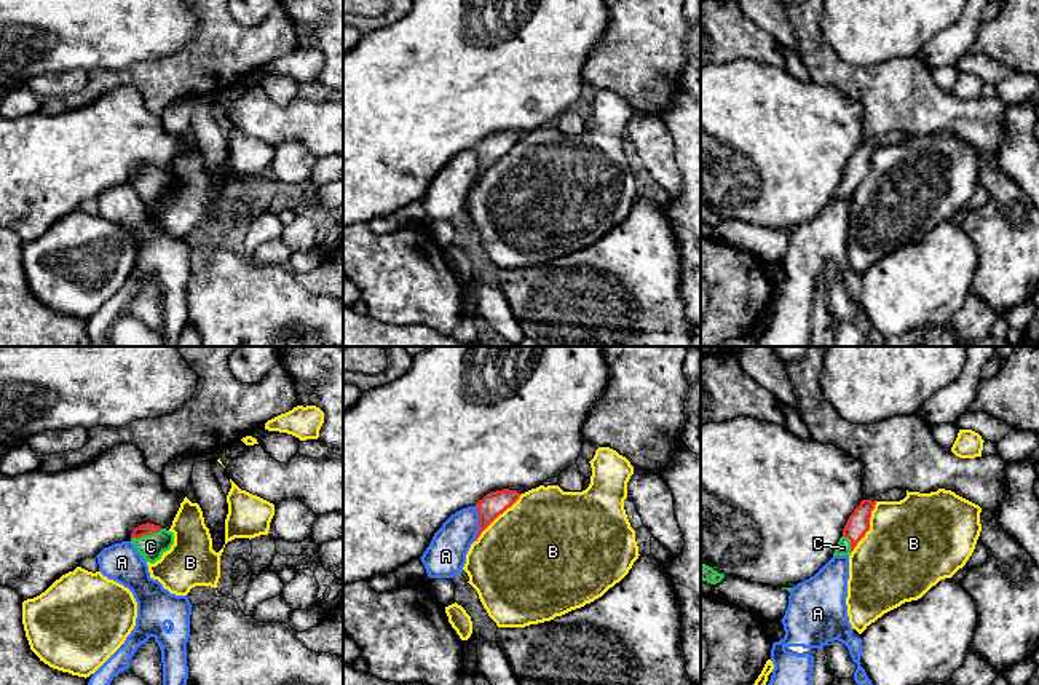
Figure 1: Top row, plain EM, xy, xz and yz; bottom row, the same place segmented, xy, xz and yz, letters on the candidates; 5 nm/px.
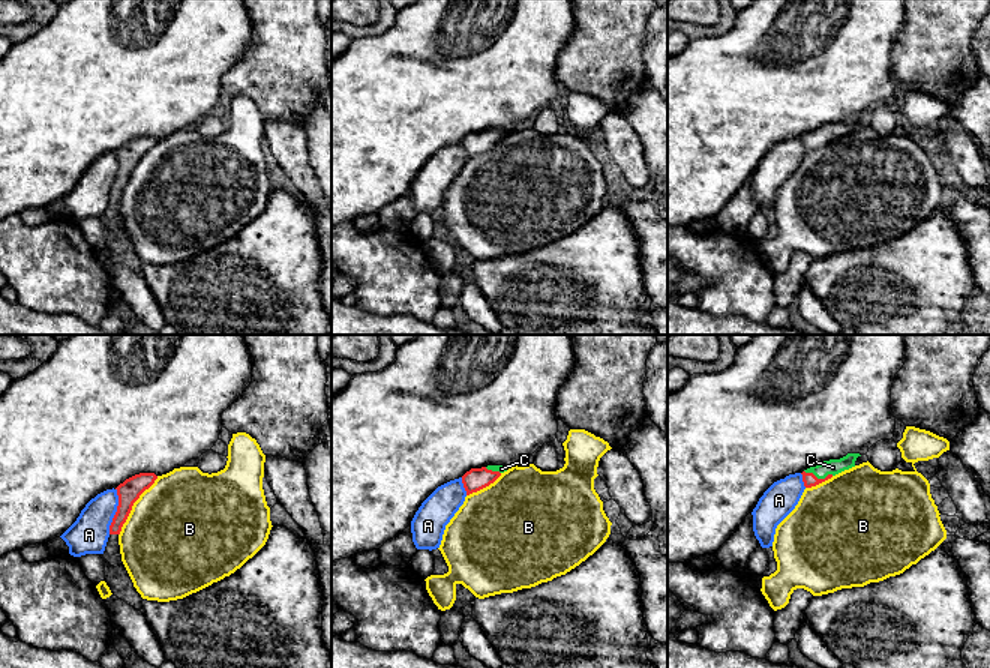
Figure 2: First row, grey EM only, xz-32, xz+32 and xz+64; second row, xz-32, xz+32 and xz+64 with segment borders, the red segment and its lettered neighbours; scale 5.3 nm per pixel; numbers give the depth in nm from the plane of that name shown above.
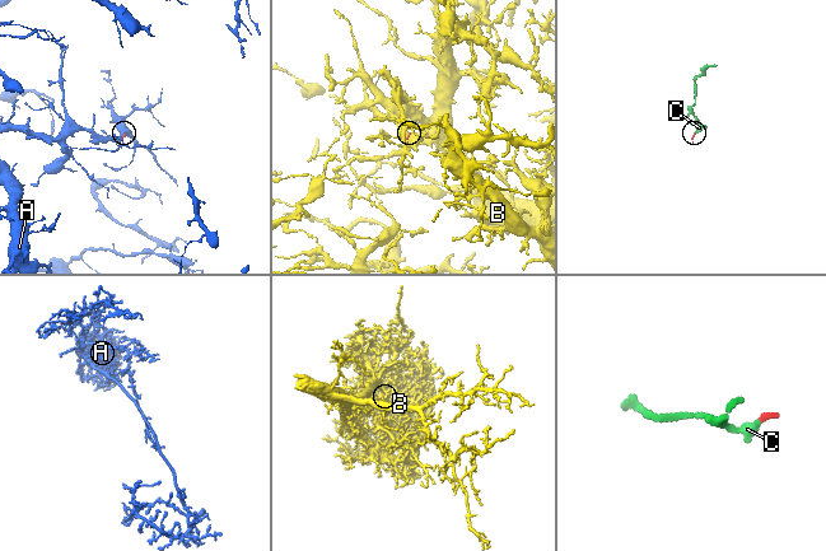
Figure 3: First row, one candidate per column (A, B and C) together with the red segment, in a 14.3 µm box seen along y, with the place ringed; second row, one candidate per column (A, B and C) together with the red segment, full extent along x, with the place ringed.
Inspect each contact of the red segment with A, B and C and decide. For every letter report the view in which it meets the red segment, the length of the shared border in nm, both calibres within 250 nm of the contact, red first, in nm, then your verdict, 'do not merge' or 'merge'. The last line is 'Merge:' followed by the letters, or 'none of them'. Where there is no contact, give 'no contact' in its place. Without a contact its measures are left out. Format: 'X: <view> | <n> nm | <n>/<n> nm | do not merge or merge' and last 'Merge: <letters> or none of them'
A: xz | 180 nm | 120/200 nm | do not merge
B: xz | 340 nm | 120/500 nm | do not merge
C: xy | 170 nm | 60/130 nm | merge
Merge: C

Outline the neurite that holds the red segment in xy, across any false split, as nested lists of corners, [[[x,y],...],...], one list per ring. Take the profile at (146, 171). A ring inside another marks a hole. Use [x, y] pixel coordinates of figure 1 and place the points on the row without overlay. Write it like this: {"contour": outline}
{"contour": [[[147,164],[132,172],[131,185],[145,204],[155,206],[174,187],[174,176]]]}

